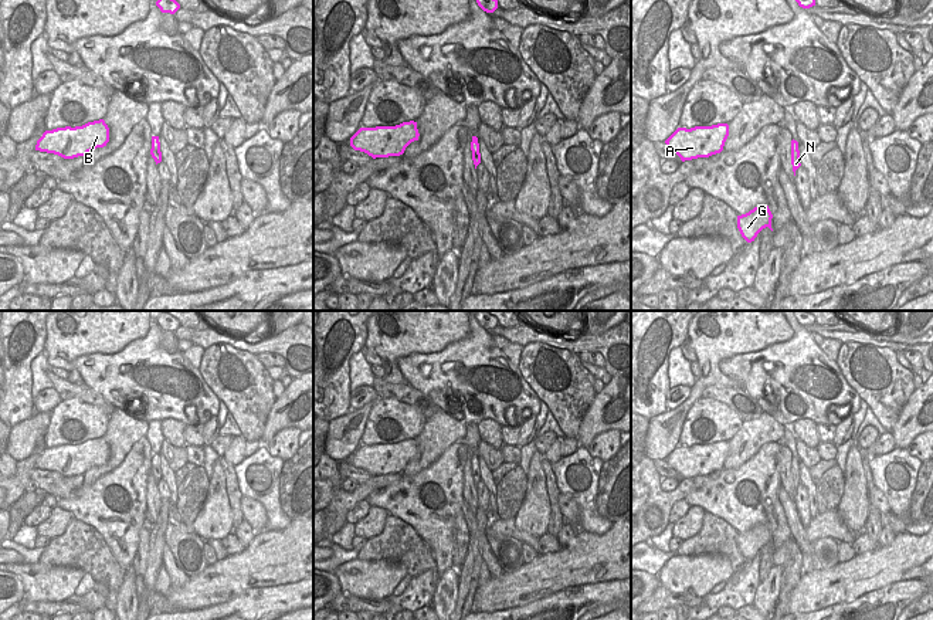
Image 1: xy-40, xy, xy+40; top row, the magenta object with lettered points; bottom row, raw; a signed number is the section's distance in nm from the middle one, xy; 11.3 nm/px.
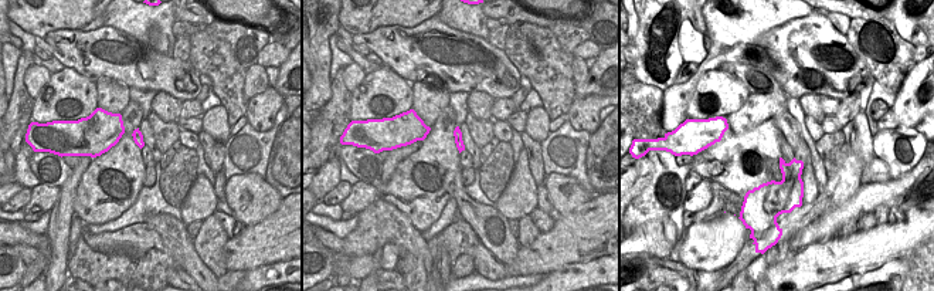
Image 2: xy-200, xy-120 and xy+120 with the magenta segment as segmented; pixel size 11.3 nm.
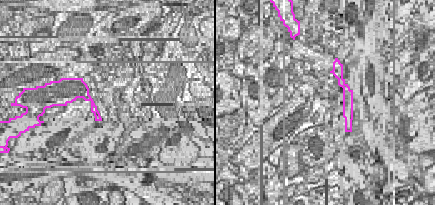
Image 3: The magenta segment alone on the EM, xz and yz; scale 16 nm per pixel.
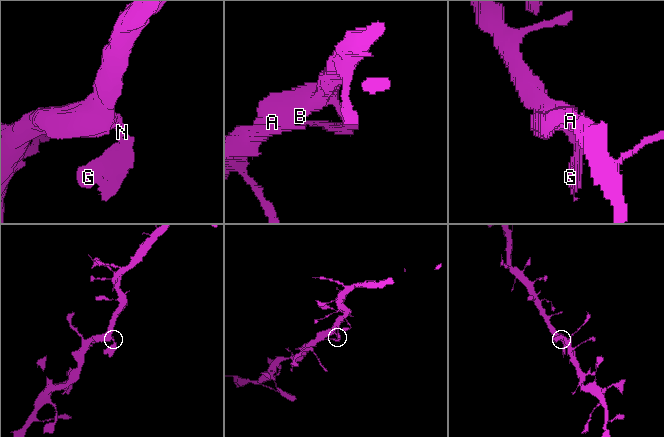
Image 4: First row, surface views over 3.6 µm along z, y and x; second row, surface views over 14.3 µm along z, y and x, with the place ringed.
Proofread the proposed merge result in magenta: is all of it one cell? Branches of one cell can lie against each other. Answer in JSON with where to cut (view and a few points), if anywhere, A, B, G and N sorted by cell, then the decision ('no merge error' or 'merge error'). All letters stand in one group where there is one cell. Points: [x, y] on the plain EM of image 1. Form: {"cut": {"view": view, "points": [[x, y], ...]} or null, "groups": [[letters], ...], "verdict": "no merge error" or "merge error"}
{"cut": null, "groups": [["A", "B", "G", "N"]], "verdict": "no merge error"}

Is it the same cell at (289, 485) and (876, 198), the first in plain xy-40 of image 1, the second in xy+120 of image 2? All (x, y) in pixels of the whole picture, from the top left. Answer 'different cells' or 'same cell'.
same cell

